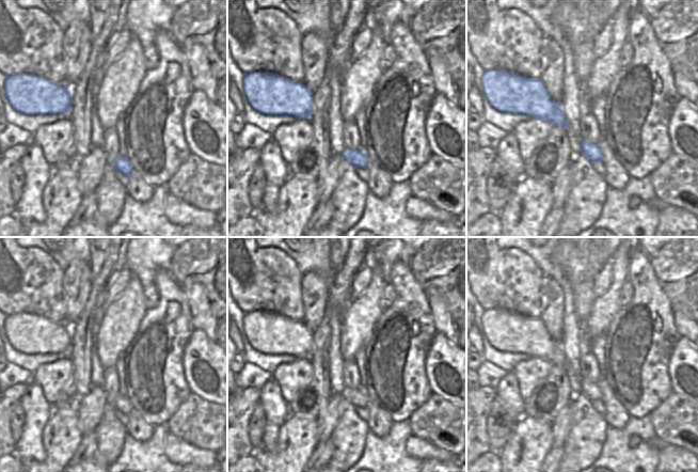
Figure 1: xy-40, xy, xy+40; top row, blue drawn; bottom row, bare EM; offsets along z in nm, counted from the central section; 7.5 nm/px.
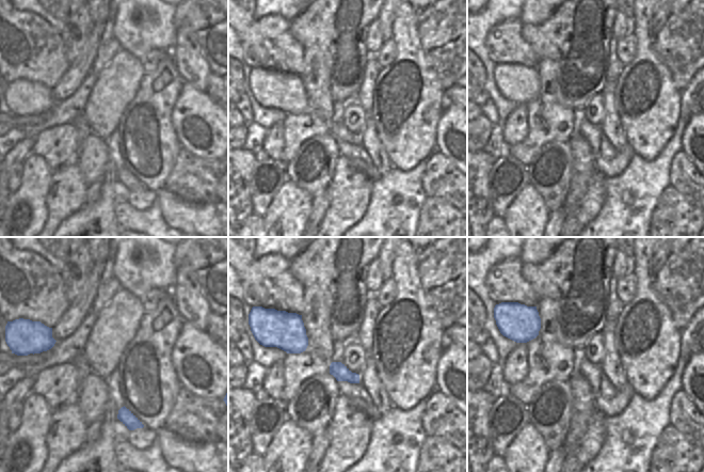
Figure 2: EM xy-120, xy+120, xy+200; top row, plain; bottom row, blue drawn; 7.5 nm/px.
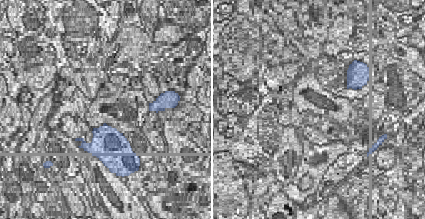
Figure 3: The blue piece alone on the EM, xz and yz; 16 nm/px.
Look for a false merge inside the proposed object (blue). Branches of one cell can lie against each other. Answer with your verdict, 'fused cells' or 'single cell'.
single cell

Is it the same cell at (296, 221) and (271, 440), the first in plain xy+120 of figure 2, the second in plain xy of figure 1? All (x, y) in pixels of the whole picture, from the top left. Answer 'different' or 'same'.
different

